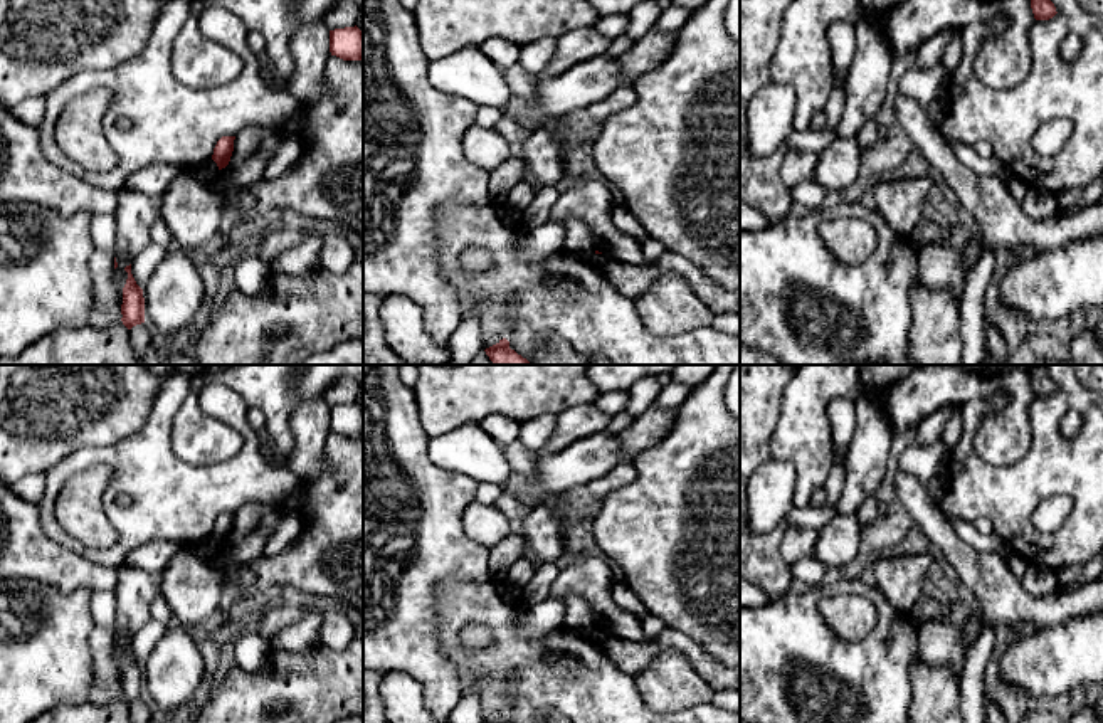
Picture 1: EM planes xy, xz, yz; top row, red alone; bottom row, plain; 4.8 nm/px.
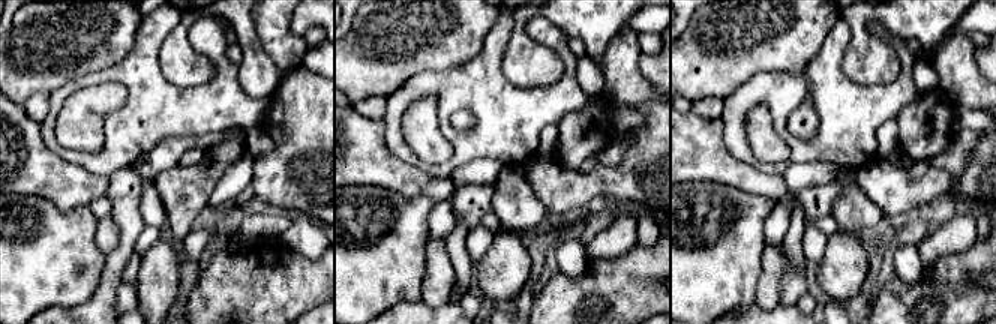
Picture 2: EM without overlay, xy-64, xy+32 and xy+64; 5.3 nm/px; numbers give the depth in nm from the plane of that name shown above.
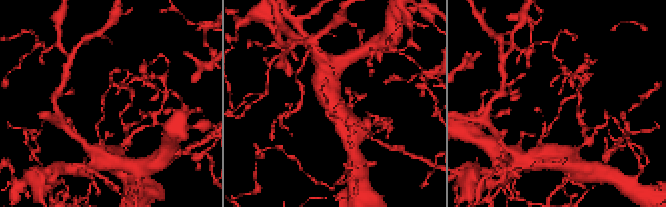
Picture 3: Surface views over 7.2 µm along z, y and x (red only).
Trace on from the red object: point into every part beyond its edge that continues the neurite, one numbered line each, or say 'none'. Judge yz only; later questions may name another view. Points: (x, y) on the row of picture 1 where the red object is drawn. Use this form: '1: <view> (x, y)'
none

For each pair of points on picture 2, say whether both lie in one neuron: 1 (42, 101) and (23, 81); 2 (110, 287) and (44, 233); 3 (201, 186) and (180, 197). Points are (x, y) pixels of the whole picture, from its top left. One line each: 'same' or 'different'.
1: different
2: different
3: same

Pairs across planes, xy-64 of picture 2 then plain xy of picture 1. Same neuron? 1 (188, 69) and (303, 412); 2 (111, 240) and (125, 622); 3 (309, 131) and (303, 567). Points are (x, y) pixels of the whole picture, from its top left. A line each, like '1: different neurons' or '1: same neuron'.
1: different neurons
2: different neurons
3: same neuron

